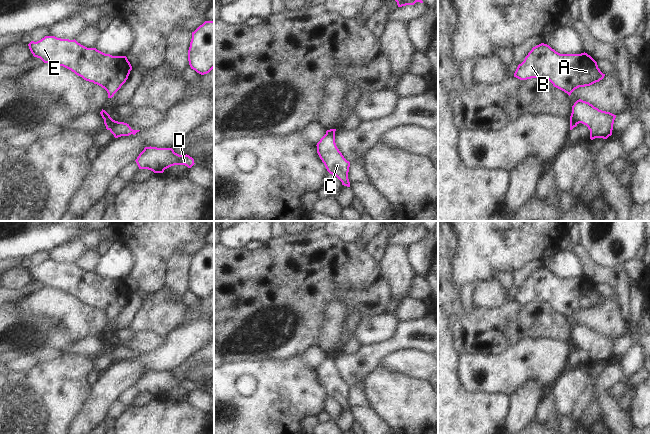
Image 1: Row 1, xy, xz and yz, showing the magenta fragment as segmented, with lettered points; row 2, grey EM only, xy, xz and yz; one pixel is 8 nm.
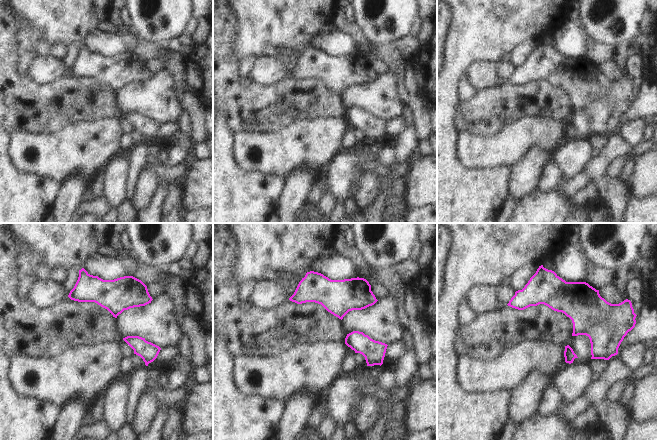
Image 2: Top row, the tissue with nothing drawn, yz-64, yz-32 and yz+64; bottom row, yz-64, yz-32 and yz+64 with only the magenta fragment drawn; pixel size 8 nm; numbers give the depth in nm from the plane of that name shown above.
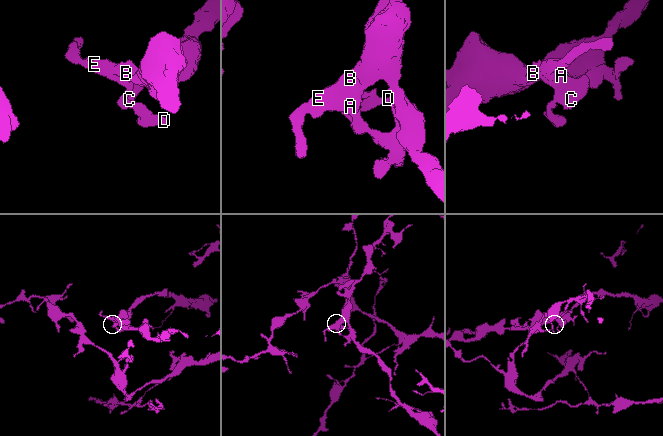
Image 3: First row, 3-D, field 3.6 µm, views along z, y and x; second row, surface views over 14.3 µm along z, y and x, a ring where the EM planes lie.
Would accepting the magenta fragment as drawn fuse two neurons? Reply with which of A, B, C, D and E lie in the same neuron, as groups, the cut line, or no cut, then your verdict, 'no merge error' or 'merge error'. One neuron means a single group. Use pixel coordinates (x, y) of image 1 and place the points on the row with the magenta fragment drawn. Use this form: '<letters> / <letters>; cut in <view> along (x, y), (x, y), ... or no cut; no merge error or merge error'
A B C E / D; cut in xy along (110, 117), (104, 120); merge error

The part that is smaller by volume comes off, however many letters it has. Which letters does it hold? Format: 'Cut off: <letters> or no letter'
Cut off: D

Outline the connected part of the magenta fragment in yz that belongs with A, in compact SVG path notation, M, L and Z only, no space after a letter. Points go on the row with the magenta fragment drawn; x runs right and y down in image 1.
M544 43L533 47L514 73L520 80L547 78L569 96L575 89L599 82L604 76L587 53L560 54Z

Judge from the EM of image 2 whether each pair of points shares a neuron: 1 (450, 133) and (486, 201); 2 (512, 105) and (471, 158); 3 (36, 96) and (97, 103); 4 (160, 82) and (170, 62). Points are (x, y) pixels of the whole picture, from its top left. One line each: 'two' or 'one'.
1: one
2: two
3: one
4: two

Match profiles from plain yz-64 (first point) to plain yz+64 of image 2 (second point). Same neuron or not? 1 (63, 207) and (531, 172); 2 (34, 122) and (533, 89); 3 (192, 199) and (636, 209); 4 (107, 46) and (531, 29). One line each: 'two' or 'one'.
1: one
2: one
3: two
4: two

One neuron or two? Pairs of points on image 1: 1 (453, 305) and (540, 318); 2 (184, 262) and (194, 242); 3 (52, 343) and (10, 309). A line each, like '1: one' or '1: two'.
1: one
2: two
3: one

